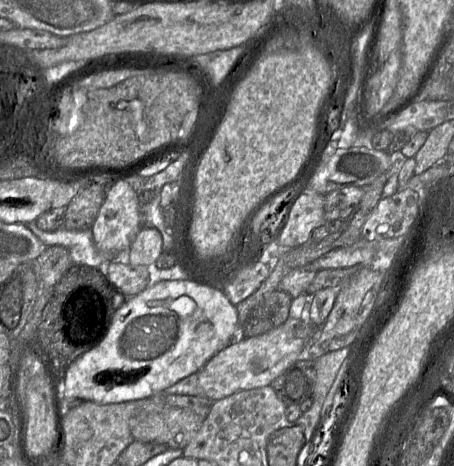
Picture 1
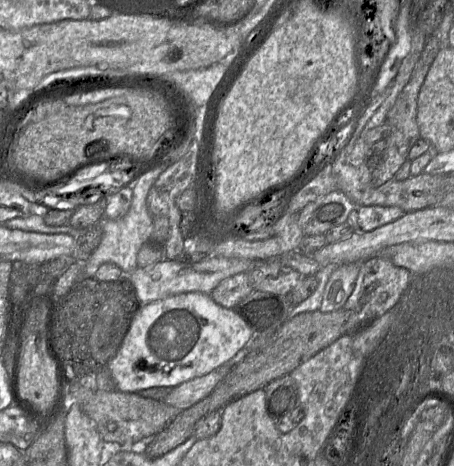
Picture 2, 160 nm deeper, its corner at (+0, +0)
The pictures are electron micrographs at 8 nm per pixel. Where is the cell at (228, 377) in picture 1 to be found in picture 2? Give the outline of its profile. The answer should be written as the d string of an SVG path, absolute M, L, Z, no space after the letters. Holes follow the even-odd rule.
M245 349L239 351L229 362L211 372L174 387L164 398L168 405L184 410L207 397L226 377L232 367L246 356Z

